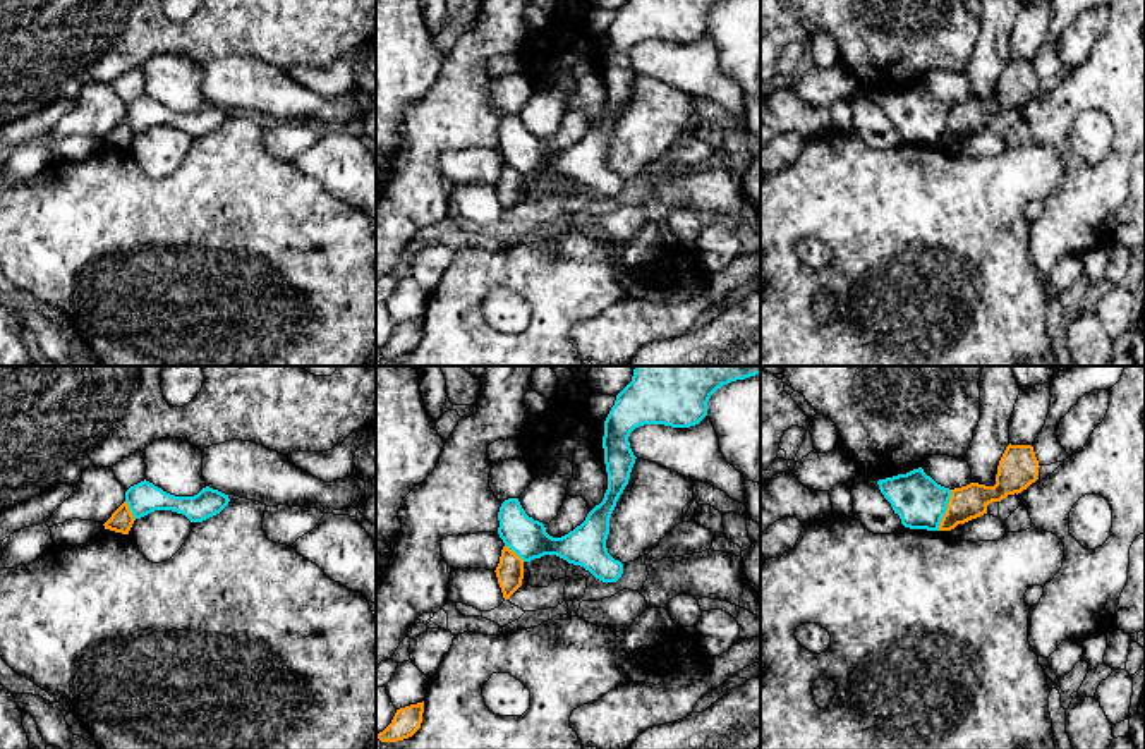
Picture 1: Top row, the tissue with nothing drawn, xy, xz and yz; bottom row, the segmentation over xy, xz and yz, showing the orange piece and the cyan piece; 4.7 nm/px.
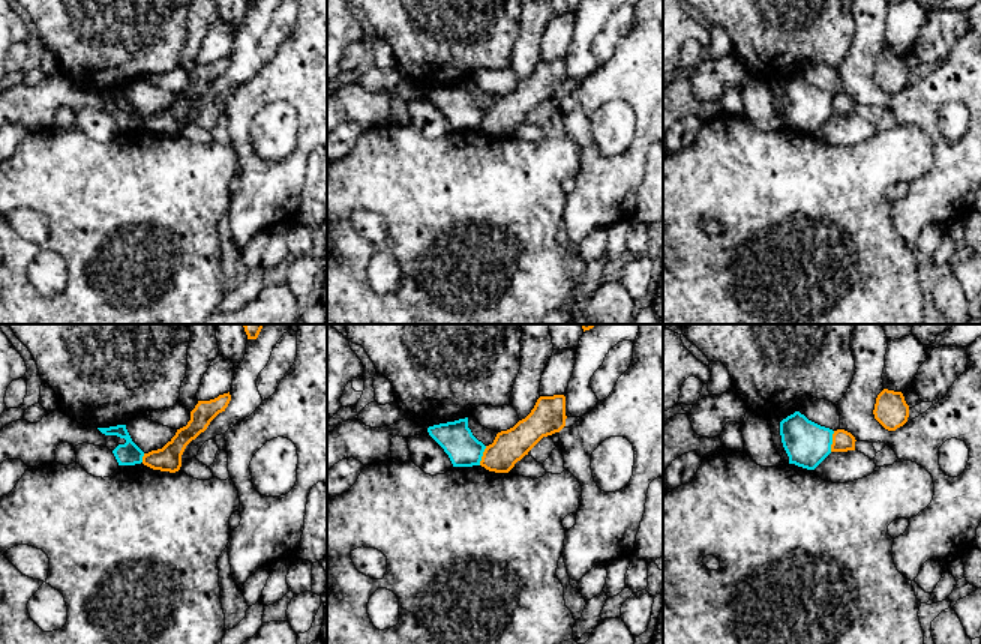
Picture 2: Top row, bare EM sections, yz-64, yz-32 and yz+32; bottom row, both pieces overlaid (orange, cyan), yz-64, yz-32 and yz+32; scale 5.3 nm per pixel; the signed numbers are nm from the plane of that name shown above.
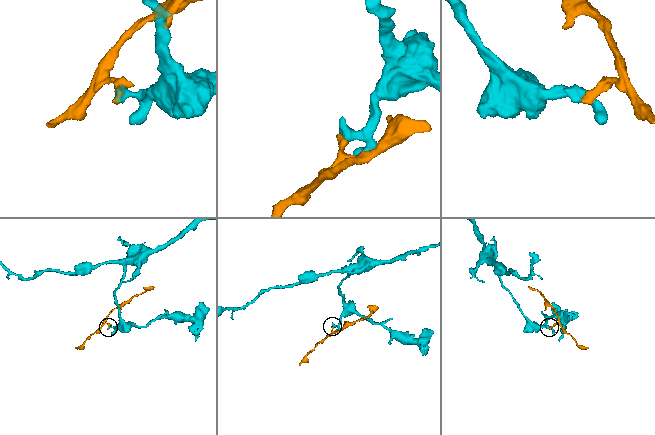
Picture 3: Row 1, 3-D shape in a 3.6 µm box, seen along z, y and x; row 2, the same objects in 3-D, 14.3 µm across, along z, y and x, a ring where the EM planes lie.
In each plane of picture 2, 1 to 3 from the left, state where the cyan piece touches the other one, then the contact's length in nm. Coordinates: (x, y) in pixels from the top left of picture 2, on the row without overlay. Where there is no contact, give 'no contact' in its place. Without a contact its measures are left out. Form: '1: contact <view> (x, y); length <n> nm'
1: contact yz-64 (143, 122); length 50 nm
2: contact yz-32 (483, 119); length 110 nm
3: contact yz+32 (833, 105); length 110 nm

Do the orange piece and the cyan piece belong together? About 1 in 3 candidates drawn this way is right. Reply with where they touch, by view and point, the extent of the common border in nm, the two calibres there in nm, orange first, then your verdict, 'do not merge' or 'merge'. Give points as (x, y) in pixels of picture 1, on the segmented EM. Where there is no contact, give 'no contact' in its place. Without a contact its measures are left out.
meets orange in yz at (946, 511); contact 200 nm long; 160 nm thick on the orange side, 240 nm on the other; do not merge

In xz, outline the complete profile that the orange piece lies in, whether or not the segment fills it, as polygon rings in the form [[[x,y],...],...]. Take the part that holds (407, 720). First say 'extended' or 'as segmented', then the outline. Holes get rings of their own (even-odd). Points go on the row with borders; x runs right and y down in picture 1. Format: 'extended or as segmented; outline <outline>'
as segmented; outline [[[424,701],[397,709],[391,723],[378,734],[381,742],[398,742],[412,737],[422,723]]]

